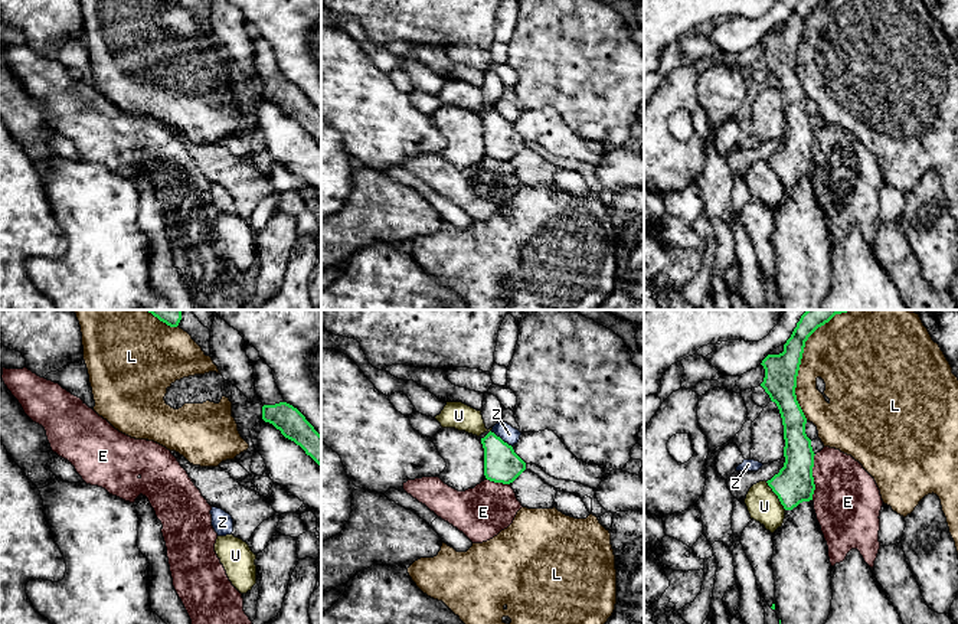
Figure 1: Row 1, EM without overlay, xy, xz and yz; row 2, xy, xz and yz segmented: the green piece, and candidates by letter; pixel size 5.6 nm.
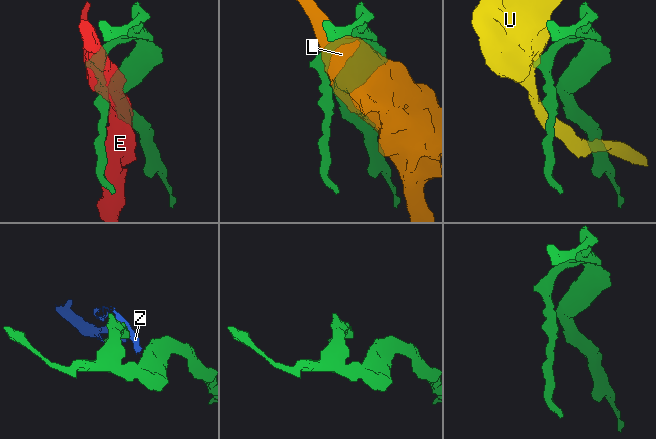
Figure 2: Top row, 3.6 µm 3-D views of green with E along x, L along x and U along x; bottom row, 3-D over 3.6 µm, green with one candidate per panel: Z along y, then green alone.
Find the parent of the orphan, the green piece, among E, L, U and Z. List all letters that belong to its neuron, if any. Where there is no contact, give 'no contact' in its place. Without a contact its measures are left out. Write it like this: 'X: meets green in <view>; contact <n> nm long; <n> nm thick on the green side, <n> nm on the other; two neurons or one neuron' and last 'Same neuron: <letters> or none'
E: meets green in yz; contact 260 nm long; 220 nm thick on the green side, 380 nm on the other; one neuron
L: meets green in yz; contact 650 nm long; 190 nm thick on the green side, 400 nm on the other; two neurons
U: meets green in yz; contact 200 nm long; 220 nm thick on the green side, 190 nm on the other; two neurons
Z: meets green in xz; contact 160 nm long; 200 nm thick on the green side, 90 nm on the other; two neurons
Same neuron: E

